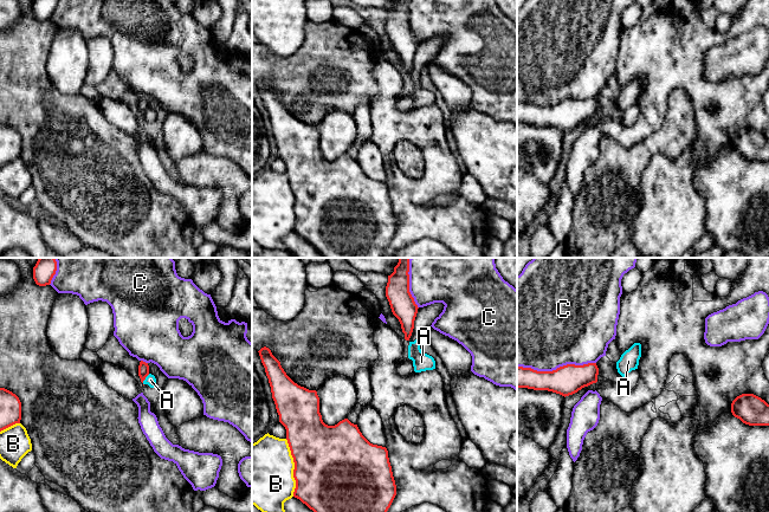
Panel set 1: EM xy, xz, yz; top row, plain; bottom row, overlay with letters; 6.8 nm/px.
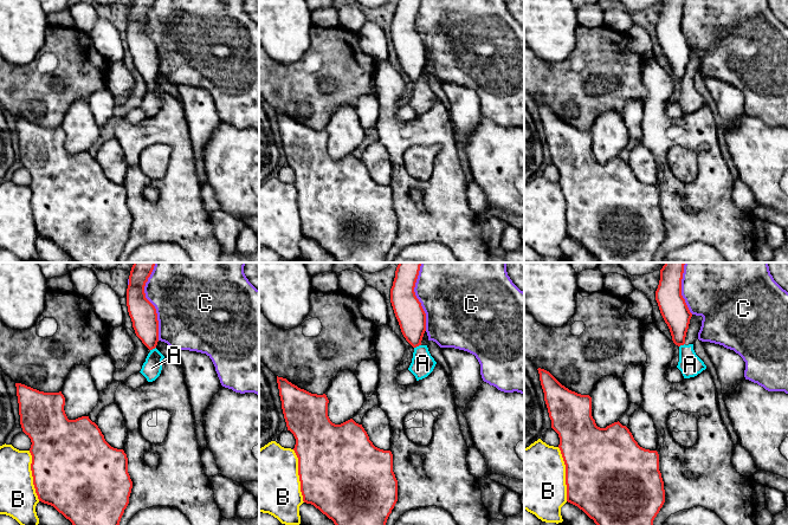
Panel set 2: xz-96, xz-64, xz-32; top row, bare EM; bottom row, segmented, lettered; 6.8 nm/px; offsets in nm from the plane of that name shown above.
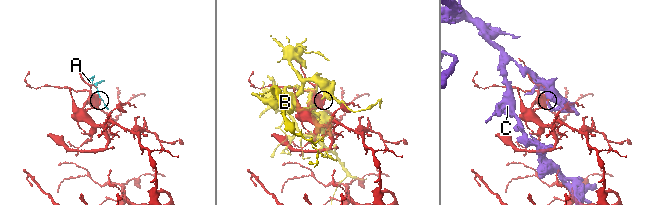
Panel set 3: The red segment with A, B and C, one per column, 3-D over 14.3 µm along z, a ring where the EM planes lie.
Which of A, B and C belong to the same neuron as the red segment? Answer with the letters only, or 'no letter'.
no letter

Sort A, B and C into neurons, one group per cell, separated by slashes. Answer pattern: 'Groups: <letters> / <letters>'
Groups: A / B / C

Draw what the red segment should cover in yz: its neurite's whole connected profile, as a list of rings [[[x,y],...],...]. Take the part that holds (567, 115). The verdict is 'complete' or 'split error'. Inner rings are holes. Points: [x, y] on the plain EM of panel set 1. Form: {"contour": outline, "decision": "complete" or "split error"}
{"contour": [[[596,98],[567,99],[552,106],[537,106],[531,103],[517,102],[517,123],[548,125],[566,132],[596,118],[597,110]]], "decision": "complete"}

